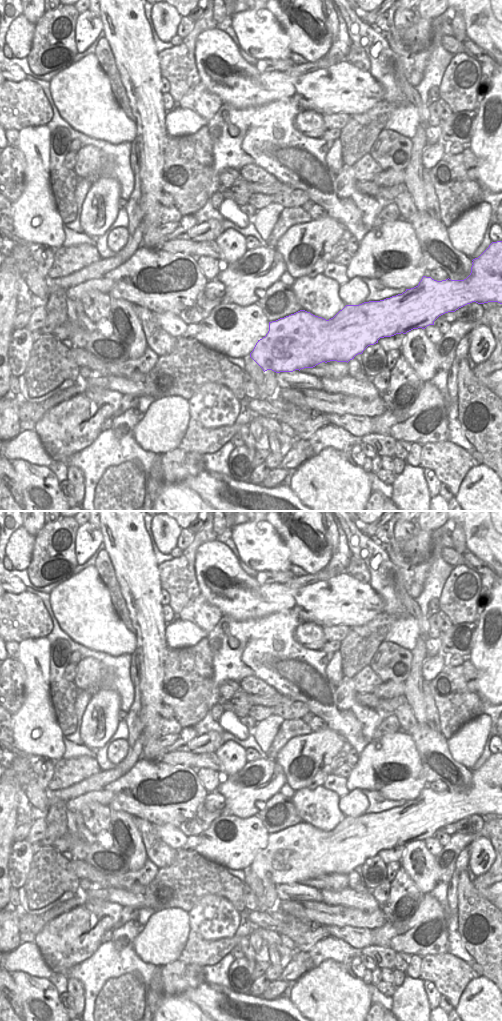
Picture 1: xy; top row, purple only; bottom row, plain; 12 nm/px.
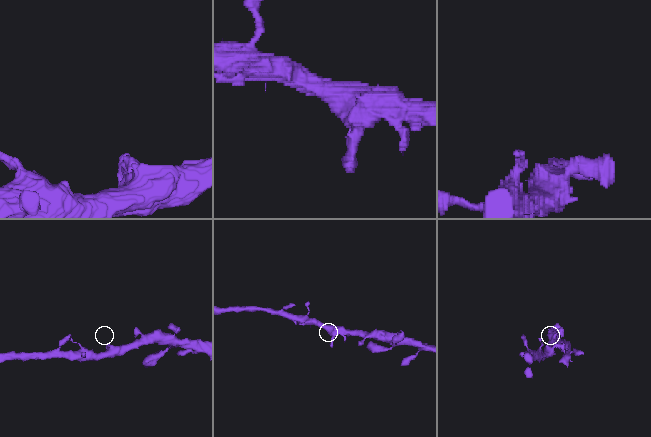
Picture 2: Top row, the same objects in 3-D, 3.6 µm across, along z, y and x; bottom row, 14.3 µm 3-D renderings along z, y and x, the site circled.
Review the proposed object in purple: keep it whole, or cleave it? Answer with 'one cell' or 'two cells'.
one cell

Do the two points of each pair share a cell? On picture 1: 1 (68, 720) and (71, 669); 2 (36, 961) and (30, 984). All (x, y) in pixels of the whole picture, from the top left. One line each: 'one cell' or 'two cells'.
1: two cells
2: two cells

